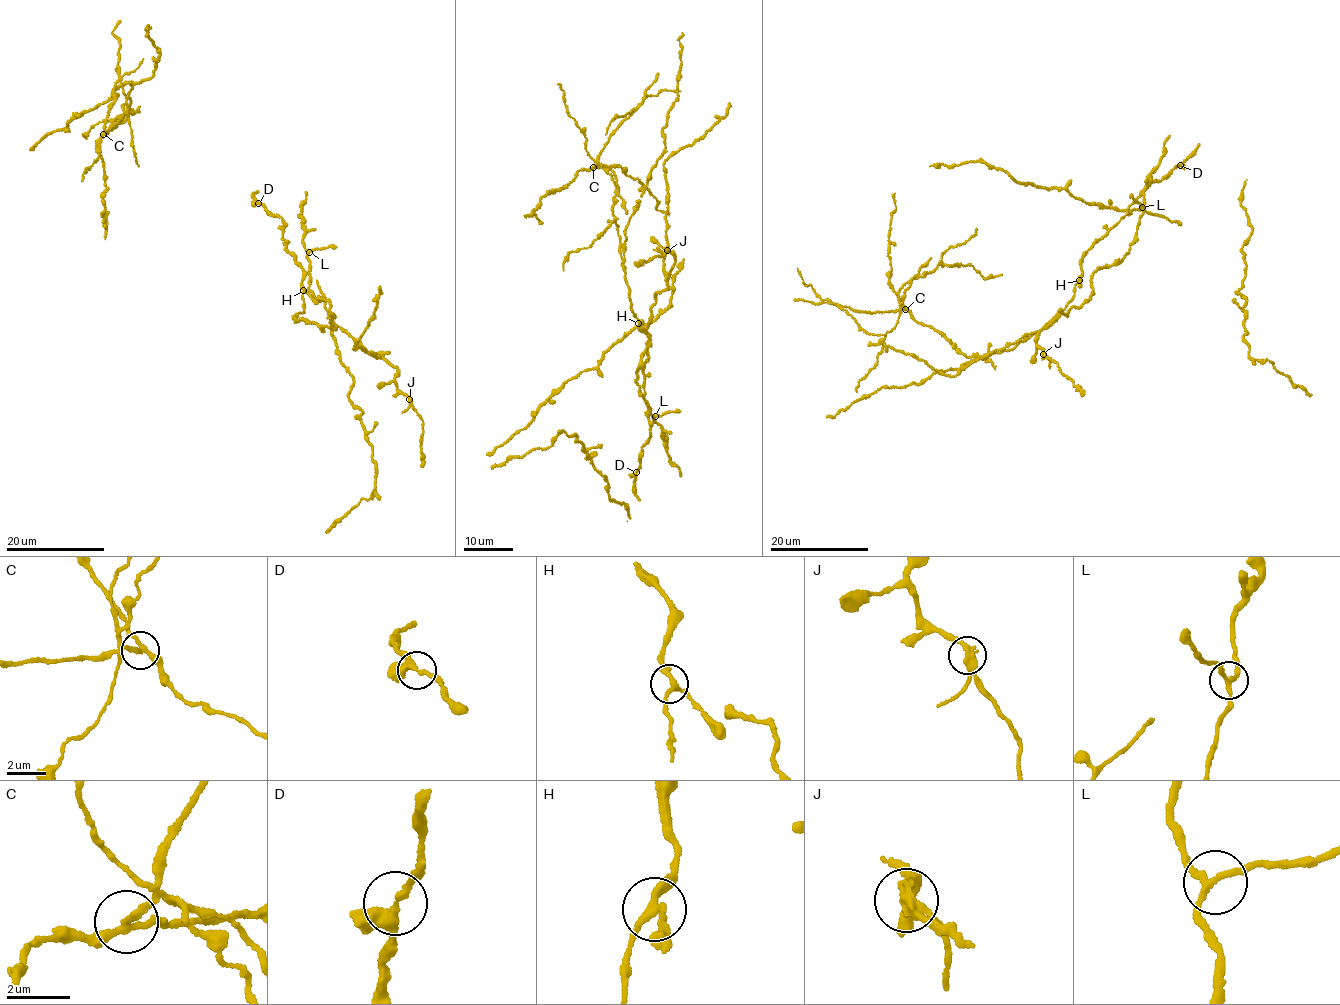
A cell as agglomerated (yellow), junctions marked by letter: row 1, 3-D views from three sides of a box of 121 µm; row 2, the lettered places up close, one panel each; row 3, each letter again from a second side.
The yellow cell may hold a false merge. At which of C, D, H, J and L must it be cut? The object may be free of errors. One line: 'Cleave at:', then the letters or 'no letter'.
Cleave at: C

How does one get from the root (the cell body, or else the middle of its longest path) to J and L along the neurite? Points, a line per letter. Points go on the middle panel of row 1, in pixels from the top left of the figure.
J: (645, 350), (650, 338), (642, 328), (649, 322), (655, 293), (667, 288), (675, 260), (663, 252), (668, 250)
L: (645, 350), (636, 381), (651, 408), (650, 413), (655, 416)

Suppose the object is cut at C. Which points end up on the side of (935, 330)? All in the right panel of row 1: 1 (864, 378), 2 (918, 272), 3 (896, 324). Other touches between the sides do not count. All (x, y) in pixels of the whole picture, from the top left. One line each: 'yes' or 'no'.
1: no
2: no
3: no

